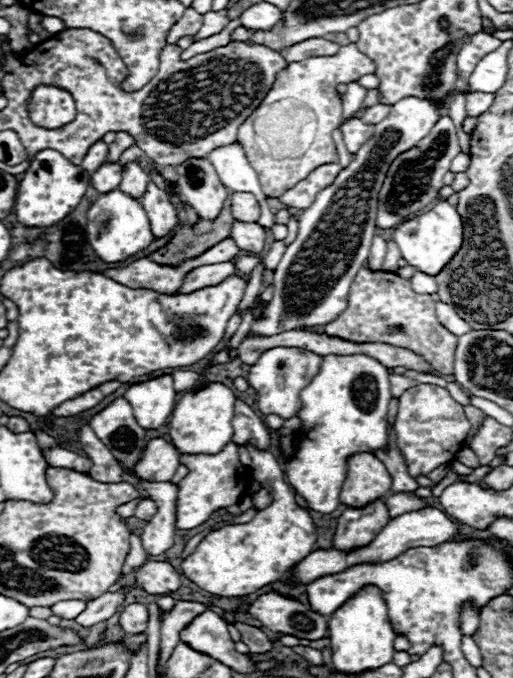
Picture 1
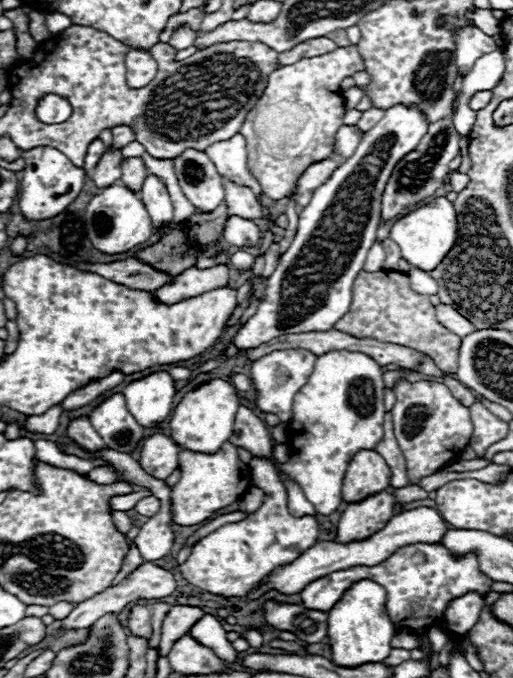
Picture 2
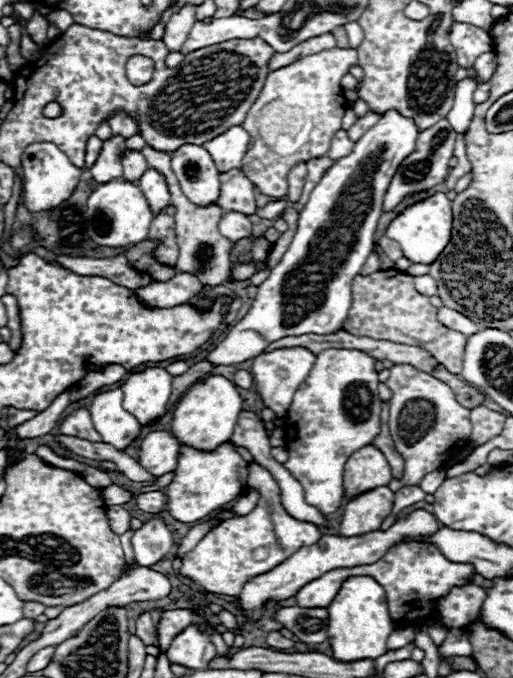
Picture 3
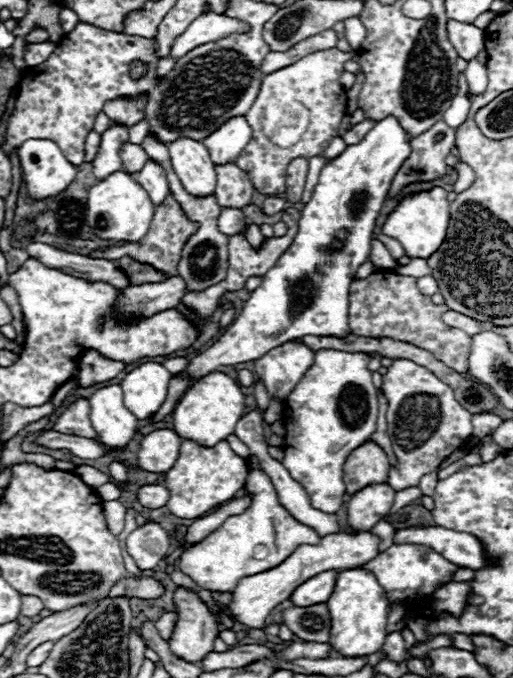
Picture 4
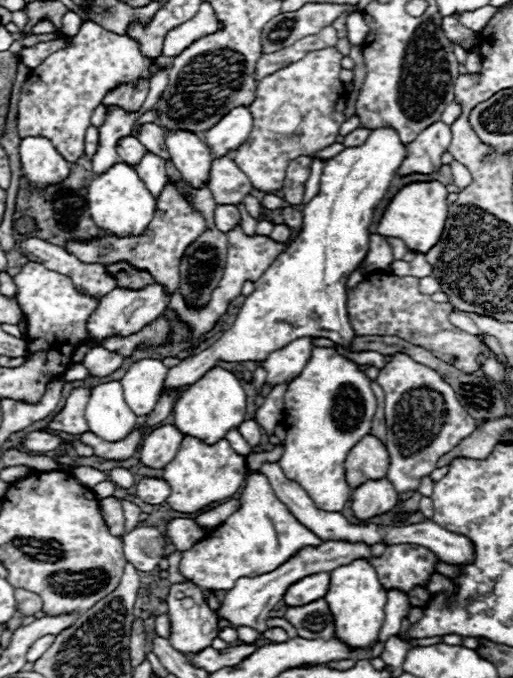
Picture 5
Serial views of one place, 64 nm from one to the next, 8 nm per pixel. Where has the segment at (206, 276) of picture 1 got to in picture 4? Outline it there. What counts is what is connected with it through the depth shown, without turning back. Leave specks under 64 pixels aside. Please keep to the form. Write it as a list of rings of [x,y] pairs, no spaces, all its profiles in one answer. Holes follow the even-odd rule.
[[[172,276],[166,282],[140,284],[124,288],[118,304],[124,314],[130,316],[152,316],[162,310],[176,308],[186,294],[186,282],[182,276]]]

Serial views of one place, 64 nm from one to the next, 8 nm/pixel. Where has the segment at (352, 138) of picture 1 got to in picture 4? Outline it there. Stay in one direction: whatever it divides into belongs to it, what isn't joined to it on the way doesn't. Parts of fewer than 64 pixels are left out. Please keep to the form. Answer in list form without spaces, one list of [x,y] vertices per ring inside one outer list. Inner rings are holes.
[[[336,136],[334,140],[332,140],[332,144],[324,150],[324,154],[322,156],[328,156],[328,160],[332,160],[332,158],[336,158],[336,156],[340,156],[344,150],[348,148],[348,144],[344,142],[344,138],[340,138],[340,136]]]

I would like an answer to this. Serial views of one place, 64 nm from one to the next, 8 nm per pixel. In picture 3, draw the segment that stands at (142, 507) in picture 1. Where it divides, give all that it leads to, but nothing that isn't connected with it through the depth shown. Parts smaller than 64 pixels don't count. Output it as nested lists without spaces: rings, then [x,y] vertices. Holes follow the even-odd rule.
[[[160,490],[156,492],[148,492],[148,494],[140,494],[136,498],[136,504],[142,512],[148,512],[148,514],[158,514],[164,510],[164,504],[166,504],[166,494],[162,494]]]

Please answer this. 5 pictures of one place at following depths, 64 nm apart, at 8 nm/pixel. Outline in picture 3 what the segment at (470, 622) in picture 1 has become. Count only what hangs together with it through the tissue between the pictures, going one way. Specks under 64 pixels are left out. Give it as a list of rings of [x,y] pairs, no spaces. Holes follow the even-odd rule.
[[[480,586],[454,588],[444,600],[440,600],[438,616],[446,628],[464,628],[480,614],[486,592]]]

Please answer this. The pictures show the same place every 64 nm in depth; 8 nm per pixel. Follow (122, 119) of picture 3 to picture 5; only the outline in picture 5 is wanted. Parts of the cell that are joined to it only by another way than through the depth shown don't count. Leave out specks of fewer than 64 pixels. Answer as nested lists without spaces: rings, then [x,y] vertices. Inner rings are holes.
[[[140,82],[138,86],[120,86],[106,94],[104,106],[118,106],[124,112],[138,112],[148,94],[148,82]]]

